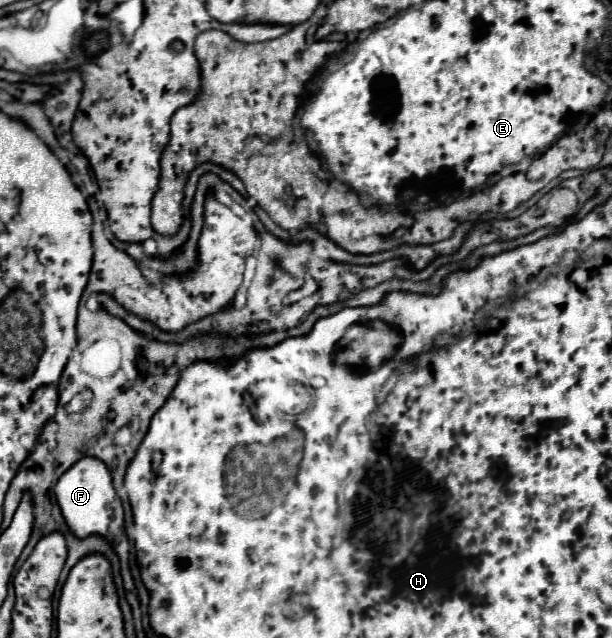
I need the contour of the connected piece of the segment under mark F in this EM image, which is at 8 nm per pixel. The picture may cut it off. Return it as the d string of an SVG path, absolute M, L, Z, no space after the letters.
M83 458L63 478L59 478L55 486L57 502L63 512L63 518L67 522L69 532L75 538L87 538L87 536L111 536L111 526L121 526L123 528L123 506L121 500L111 484L111 474L103 462L97 458Z

